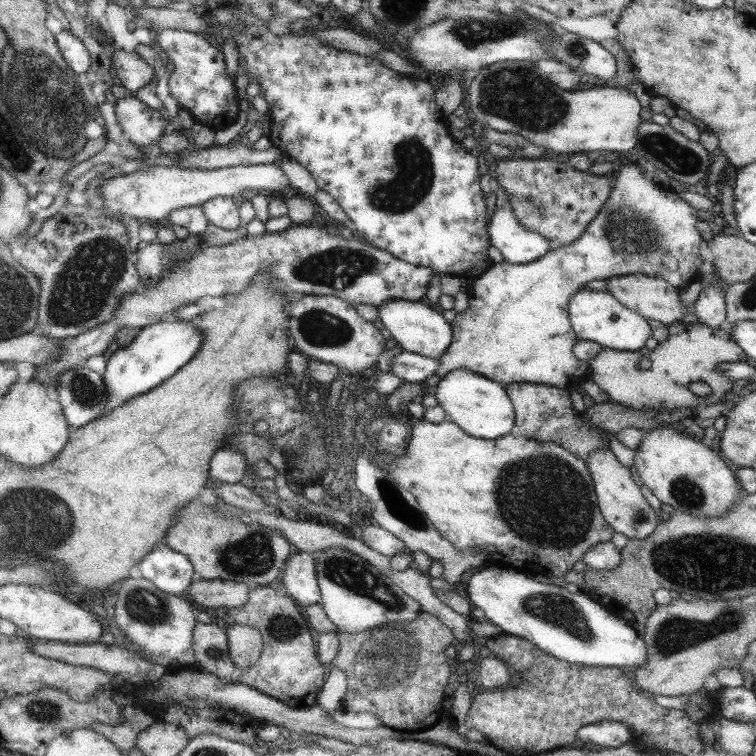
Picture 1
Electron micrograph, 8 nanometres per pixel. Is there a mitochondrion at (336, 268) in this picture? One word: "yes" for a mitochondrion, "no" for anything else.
yes

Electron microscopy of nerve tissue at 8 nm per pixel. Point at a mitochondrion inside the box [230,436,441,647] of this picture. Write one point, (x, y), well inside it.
(346, 571)

